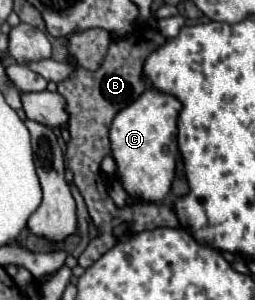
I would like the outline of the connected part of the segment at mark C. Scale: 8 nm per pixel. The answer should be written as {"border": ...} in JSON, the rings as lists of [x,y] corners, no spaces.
{"border":[[[150,87],[114,117],[110,127],[112,155],[122,185],[132,197],[138,195],[142,201],[162,201],[168,195],[176,171],[176,159],[168,147],[178,147],[176,119],[180,109],[182,103],[174,95]]]}

